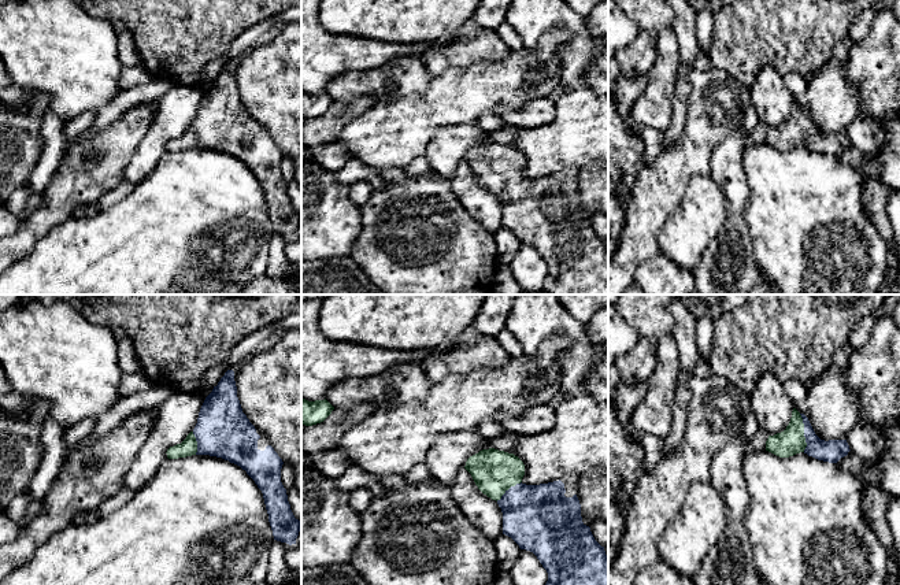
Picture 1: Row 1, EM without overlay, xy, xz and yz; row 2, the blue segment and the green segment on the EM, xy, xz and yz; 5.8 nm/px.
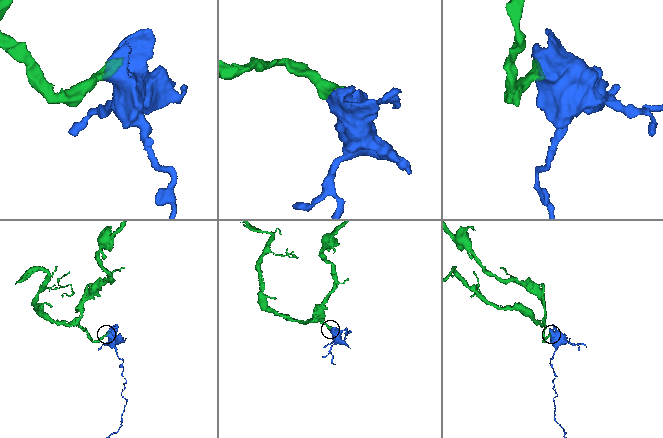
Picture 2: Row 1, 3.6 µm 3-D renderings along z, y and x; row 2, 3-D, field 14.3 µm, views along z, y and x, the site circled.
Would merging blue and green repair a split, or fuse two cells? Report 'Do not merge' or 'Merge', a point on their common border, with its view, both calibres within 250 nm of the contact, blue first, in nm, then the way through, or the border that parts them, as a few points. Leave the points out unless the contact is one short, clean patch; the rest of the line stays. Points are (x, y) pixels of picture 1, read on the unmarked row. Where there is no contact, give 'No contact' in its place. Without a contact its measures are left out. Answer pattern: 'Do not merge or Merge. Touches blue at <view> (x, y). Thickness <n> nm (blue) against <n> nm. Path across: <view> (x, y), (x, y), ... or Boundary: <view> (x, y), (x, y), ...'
Merge. Touches blue at yz (804, 126). Thickness 140 nm (blue) against 160 nm

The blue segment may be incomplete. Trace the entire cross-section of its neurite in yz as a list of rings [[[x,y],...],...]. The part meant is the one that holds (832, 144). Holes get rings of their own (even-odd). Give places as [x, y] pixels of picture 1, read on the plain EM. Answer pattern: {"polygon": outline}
{"polygon": [[[793,101],[786,122],[774,129],[768,129],[766,144],[779,151],[789,151],[804,145],[818,153],[837,156],[851,142],[847,133],[821,133],[815,127],[808,111]]]}

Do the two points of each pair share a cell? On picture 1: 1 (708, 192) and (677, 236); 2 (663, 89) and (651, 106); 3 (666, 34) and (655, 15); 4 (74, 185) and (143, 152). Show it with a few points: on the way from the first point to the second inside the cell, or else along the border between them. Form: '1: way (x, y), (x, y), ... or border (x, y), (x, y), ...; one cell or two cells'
1: way (704, 203), (704, 208), (688, 225); one cell
2: way (659, 93), (655, 102); one cell
3: border (670, 25), (665, 26), (658, 36), (655, 59); two cells
4: border (147, 129), (126, 166), (123, 178); two cells

